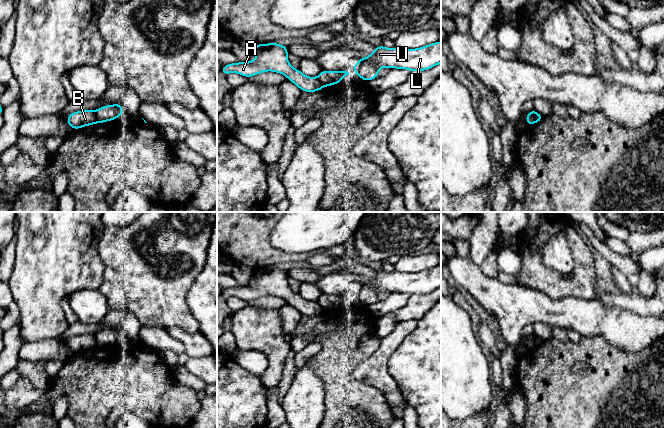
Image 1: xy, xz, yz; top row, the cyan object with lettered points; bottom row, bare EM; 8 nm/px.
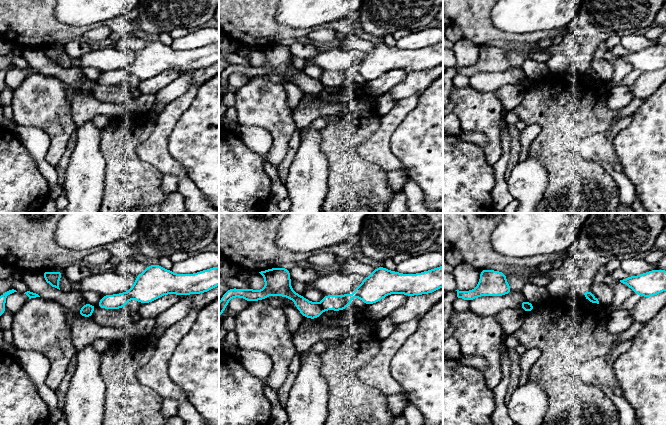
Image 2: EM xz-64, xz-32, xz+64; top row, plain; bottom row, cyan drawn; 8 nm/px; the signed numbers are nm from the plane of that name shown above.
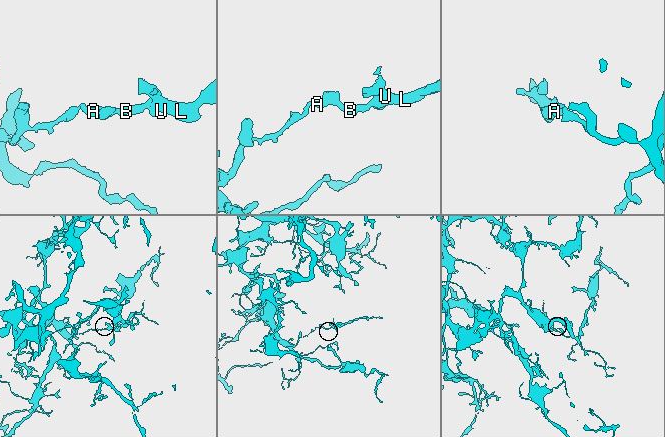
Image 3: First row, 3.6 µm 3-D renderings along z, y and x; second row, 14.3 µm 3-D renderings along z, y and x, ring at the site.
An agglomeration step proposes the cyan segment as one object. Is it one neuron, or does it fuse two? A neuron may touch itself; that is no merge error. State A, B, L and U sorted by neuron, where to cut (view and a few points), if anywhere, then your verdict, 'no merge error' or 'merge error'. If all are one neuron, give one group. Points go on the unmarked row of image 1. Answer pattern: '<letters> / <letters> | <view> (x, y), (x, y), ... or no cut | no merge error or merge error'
A B / L U | xy (94, 335), (96, 346) | merge error

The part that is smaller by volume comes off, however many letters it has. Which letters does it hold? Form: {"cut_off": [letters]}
{"cut_off": ["L", "U"]}

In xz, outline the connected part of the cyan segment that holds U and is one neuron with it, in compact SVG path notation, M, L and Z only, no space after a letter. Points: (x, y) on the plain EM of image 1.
M437 265L417 273L385 272L383 269L375 271L374 275L366 283L364 279L353 290L353 295L364 305L370 305L378 301L381 291L388 293L408 293L424 295L441 287L441 266Z

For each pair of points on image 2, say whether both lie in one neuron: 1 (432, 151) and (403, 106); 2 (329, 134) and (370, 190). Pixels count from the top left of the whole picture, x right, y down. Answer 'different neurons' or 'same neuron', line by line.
1: different neurons
2: same neuron

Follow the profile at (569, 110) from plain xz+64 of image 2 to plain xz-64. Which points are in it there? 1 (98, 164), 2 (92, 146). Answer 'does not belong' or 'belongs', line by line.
1: does not belong
2: does not belong

